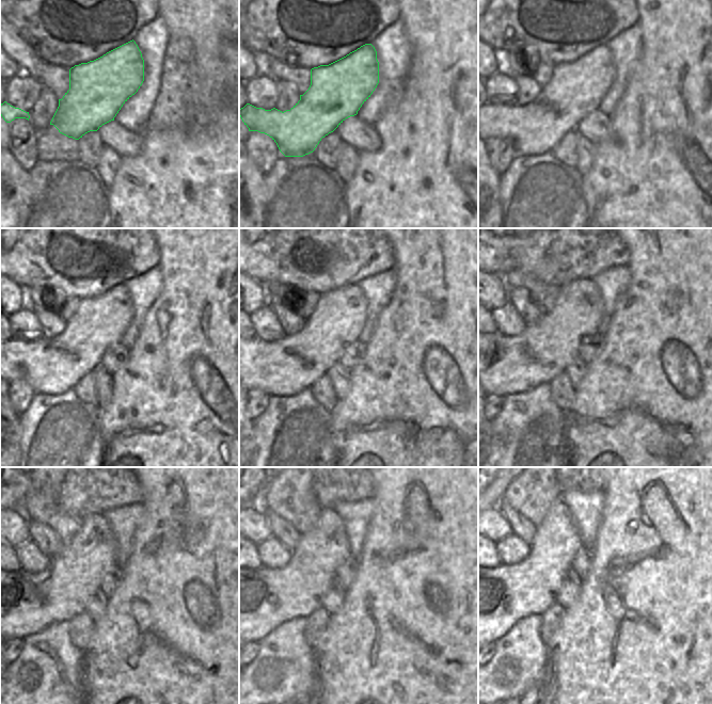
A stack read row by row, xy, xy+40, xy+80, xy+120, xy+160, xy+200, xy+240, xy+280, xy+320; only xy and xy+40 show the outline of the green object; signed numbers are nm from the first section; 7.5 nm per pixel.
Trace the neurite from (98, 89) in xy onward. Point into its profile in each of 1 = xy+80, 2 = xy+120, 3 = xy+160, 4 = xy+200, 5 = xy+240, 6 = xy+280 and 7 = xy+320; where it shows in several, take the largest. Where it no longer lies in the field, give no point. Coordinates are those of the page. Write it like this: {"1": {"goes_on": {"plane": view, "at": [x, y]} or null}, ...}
{"1": {"goes_on": {"plane": "xy+80", "at": [575, 89]}}, "2": {"goes_on": {"plane": "xy+120", "at": [52, 366]}}, "3": {"goes_on": {"plane": "xy+160", "at": [285, 367]}}, "4": {"goes_on": {"plane": "xy+200", "at": [503, 365]}}, "5": {"goes_on": {"plane": "xy+240", "at": [21, 604]}}, "6": {"goes_on": {"plane": "xy+280", "at": [260, 600]}}, "7": {"goes_on": {"plane": "xy+320", "at": [501, 596]}}}

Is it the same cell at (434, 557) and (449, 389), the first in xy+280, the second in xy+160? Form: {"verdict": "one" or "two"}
{"verdict": "one"}

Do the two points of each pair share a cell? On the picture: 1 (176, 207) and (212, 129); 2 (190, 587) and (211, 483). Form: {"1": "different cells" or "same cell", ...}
{"1": "same cell", "2": "same cell"}

